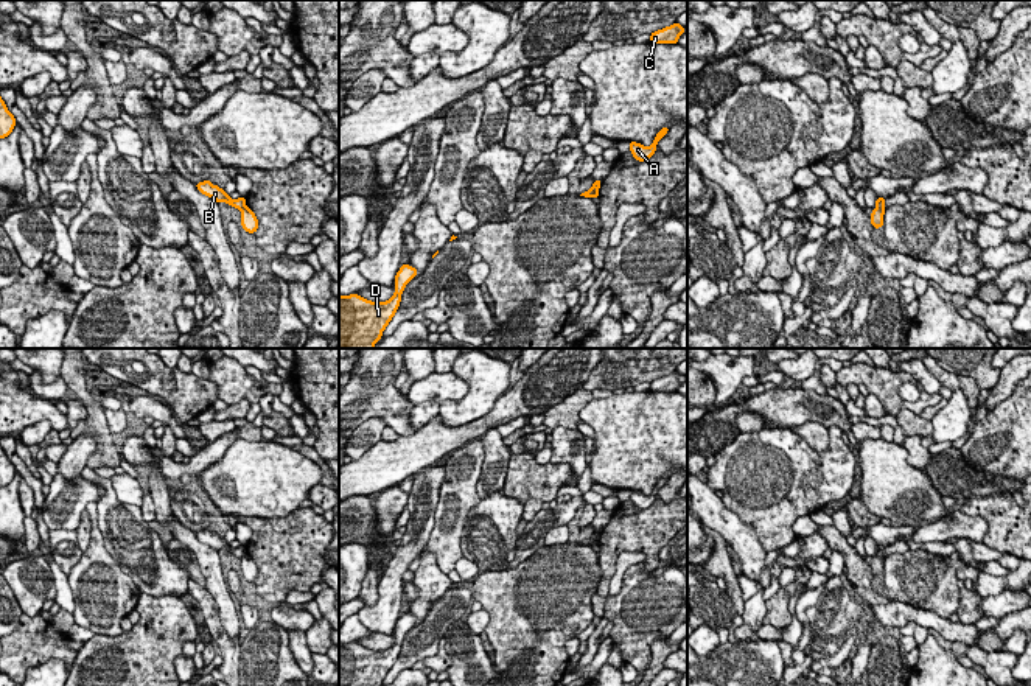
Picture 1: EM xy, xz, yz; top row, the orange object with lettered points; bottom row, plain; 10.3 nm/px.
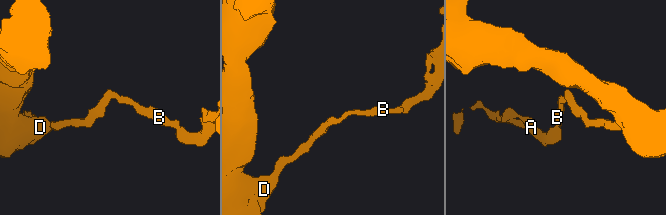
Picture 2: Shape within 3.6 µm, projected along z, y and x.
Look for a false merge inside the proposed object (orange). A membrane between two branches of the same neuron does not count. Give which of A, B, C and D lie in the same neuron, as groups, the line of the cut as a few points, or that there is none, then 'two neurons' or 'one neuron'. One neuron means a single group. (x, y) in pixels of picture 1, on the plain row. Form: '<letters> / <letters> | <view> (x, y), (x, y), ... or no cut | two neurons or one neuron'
A C / B D | xy (246, 554), (241, 559) | two neurons

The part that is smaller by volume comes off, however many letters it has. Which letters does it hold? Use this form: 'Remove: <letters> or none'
Remove: A, C

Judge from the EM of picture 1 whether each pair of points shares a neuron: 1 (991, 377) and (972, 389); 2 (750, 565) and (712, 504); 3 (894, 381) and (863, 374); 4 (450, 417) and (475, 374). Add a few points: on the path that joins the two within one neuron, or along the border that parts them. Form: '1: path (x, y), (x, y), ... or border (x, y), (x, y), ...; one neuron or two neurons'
1: border (946, 369), (969, 375), (982, 389); two neurons
2: path (748, 549), (722, 520); one neuron
3: path (887, 381), (871, 377); one neuron
4: path (461, 408), (475, 394), (475, 384); one neuron

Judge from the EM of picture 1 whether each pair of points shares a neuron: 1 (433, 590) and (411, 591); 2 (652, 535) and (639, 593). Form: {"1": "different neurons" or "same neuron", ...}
{"1": "different neurons", "2": "different neurons"}

